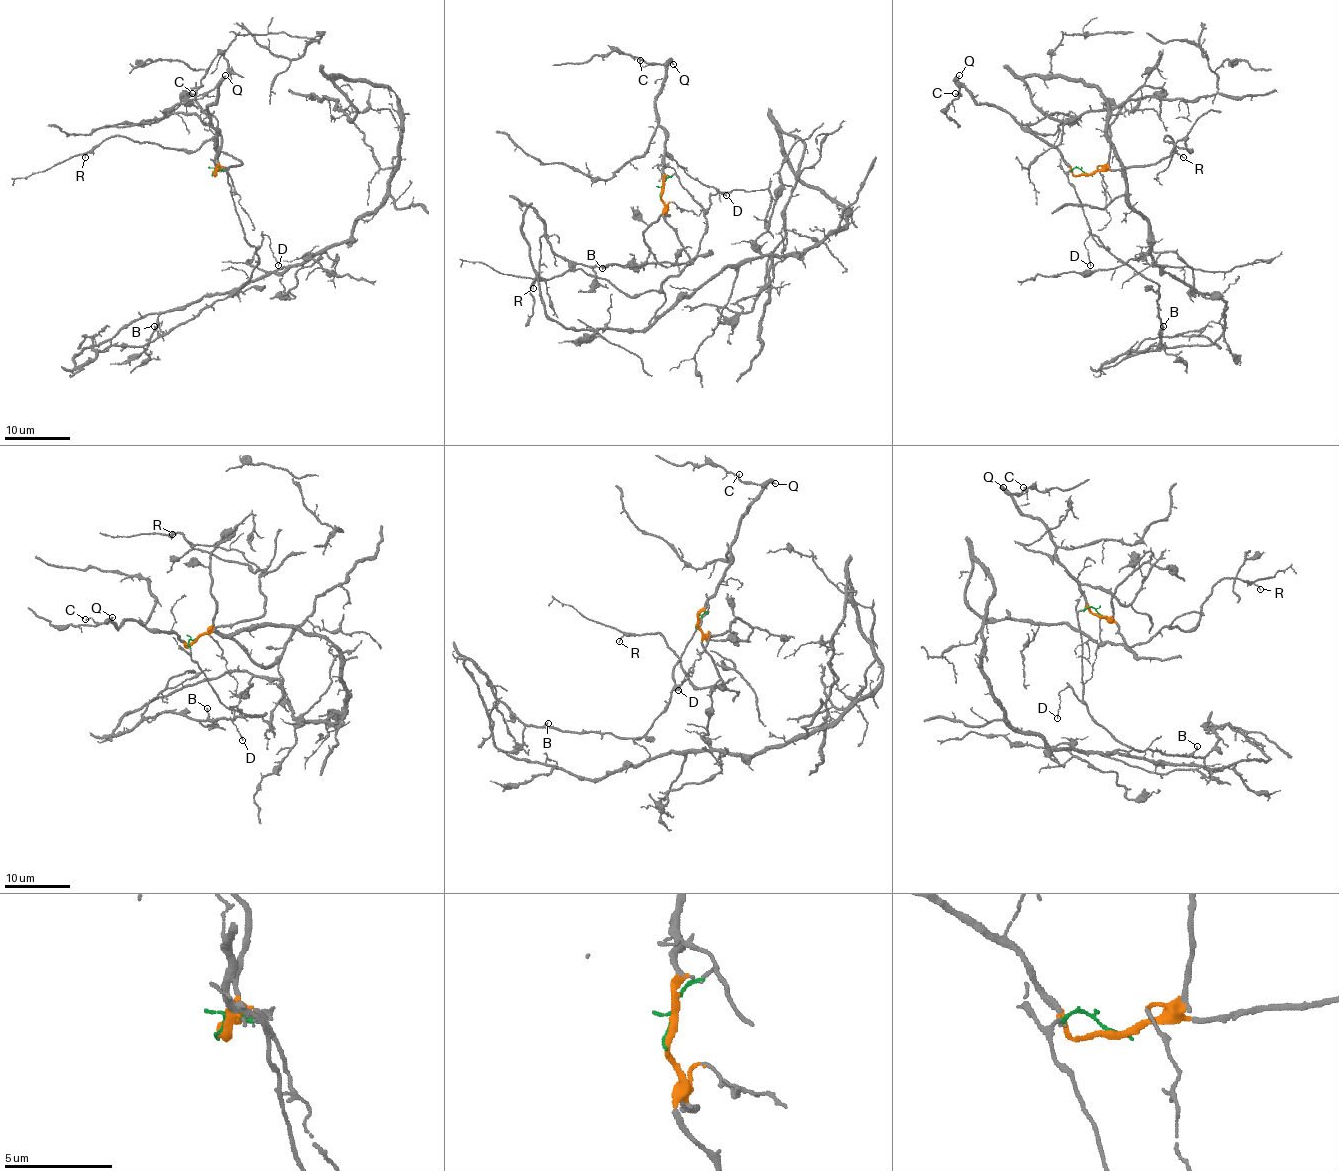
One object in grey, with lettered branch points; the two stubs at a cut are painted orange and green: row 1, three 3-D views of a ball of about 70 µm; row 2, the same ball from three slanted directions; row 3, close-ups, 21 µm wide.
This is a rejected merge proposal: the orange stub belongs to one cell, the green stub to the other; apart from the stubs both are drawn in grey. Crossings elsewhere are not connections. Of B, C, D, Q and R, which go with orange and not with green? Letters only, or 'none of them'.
C, Q, R

